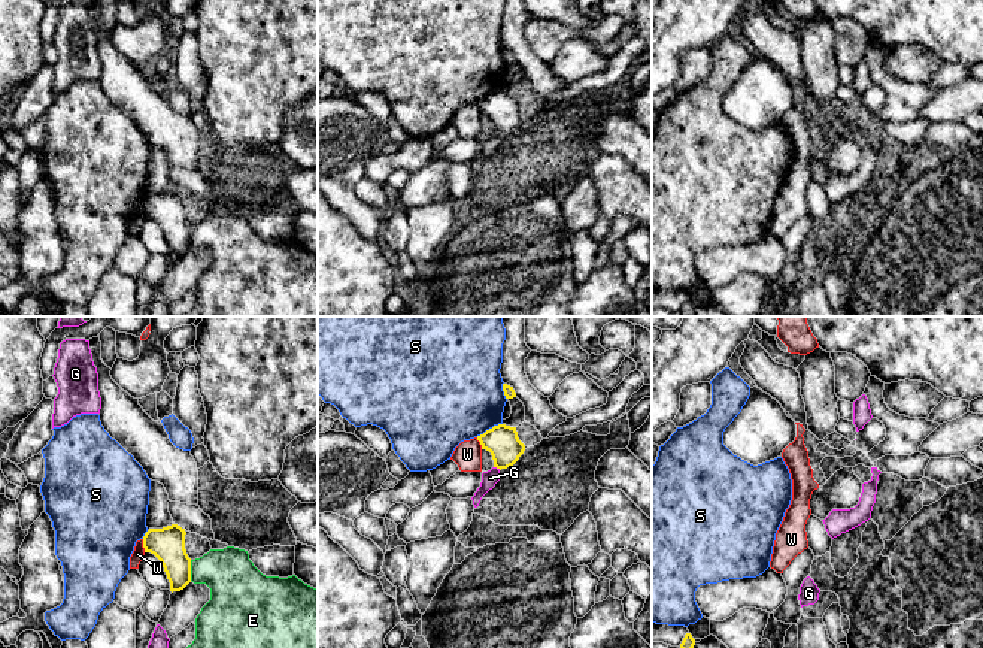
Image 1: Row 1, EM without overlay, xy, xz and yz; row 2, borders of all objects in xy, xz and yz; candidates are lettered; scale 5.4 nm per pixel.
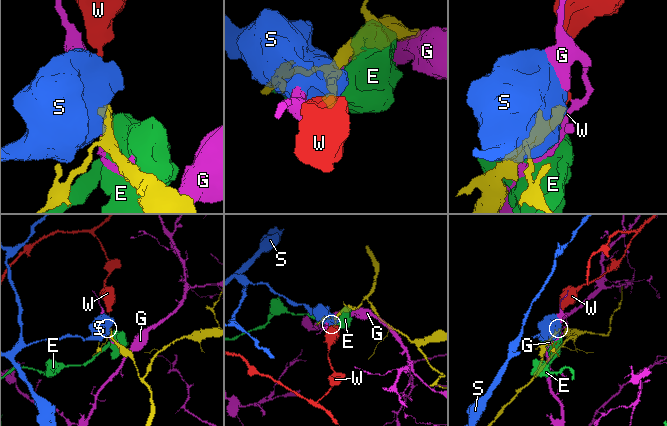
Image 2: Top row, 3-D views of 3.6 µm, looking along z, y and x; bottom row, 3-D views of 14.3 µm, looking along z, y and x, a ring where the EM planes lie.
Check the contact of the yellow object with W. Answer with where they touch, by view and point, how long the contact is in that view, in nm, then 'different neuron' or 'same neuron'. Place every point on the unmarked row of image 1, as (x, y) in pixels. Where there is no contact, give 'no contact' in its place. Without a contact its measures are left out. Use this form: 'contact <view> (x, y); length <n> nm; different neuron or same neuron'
contact xy (143, 211); length 70 nm; different neuron

